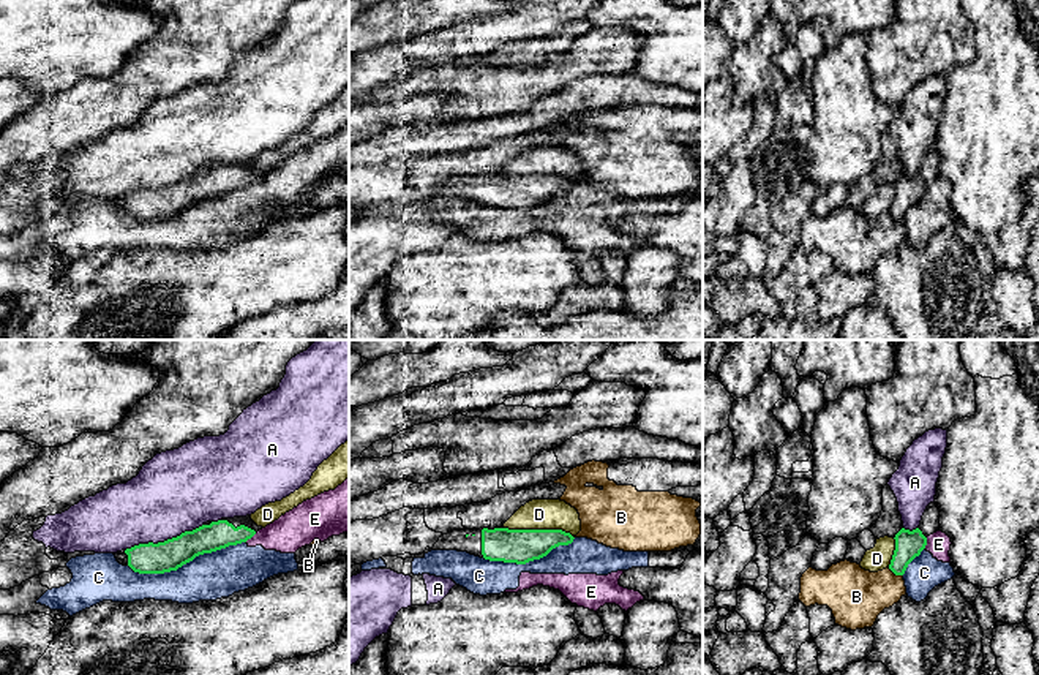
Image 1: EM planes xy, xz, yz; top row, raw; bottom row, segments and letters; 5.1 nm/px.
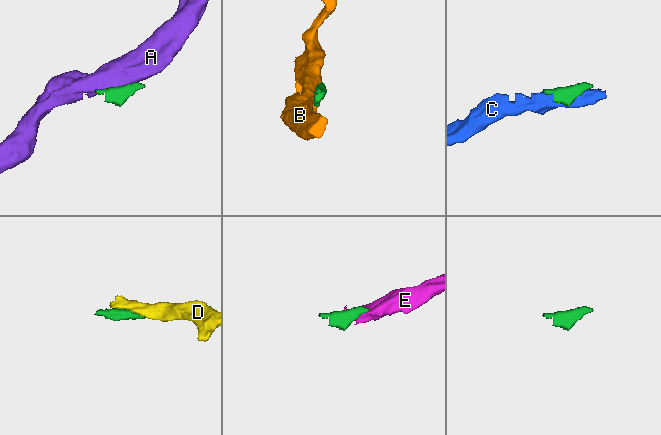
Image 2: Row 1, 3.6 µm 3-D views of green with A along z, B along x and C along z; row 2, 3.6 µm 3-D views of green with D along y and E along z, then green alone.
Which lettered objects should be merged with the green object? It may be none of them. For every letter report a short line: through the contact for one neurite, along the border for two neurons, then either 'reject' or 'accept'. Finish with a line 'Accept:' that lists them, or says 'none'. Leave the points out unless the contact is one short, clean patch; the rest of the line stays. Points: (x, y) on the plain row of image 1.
A: reject
B: yz (888, 214), (902, 222) | reject
C: reject
D: reject
E: xy (256, 179), (245, 187) | reject
Accept: none

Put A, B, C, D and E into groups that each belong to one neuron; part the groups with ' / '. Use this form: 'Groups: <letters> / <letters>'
Groups: A / B / C E / D

